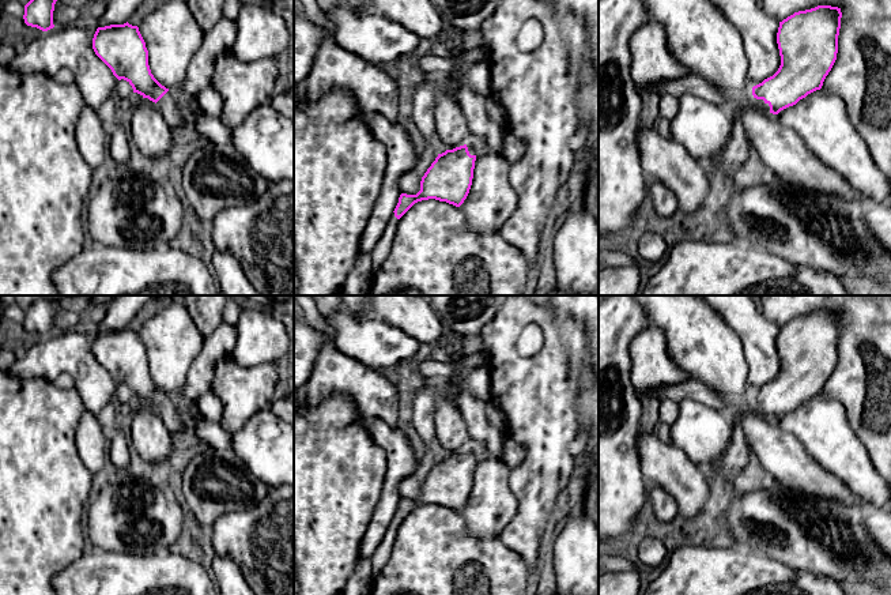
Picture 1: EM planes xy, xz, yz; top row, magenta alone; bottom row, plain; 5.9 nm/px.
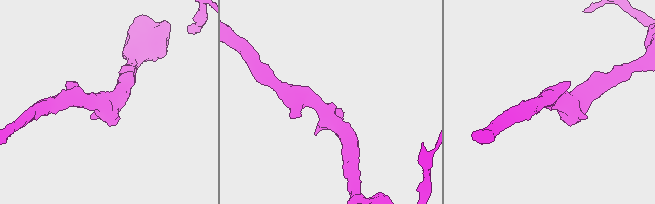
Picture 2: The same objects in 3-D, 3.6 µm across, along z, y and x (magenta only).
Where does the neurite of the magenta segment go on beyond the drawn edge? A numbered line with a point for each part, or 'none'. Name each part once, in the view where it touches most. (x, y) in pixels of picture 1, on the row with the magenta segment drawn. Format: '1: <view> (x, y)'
1: yz (759, 104)

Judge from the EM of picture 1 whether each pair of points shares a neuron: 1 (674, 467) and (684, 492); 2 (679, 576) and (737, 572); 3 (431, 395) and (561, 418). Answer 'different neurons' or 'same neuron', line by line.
1: same neuron
2: same neuron
3: different neurons

